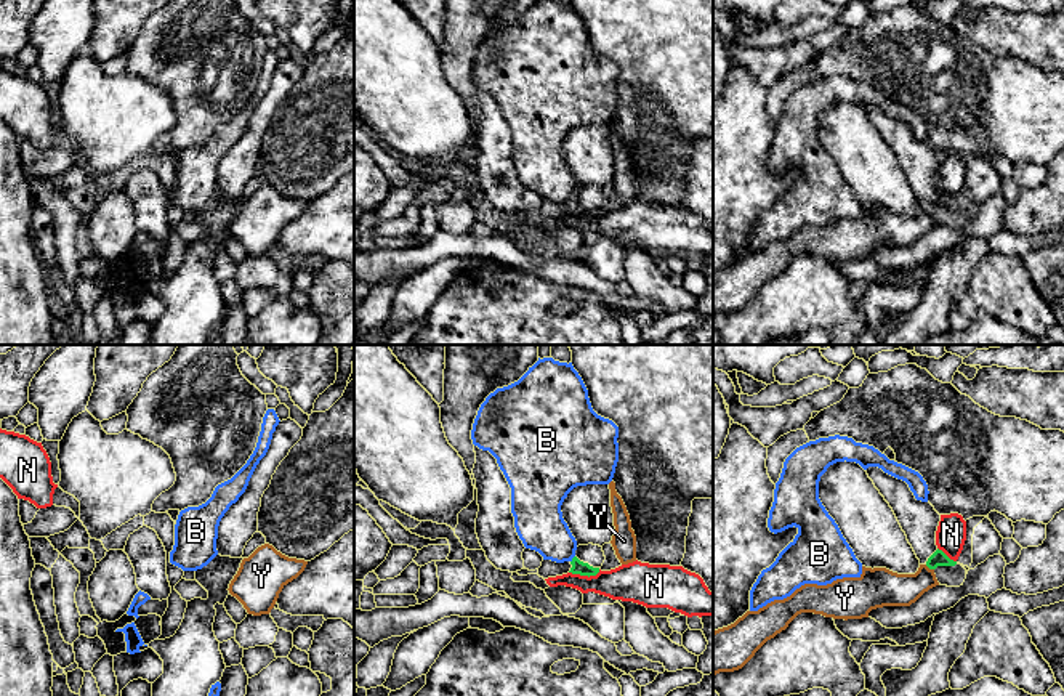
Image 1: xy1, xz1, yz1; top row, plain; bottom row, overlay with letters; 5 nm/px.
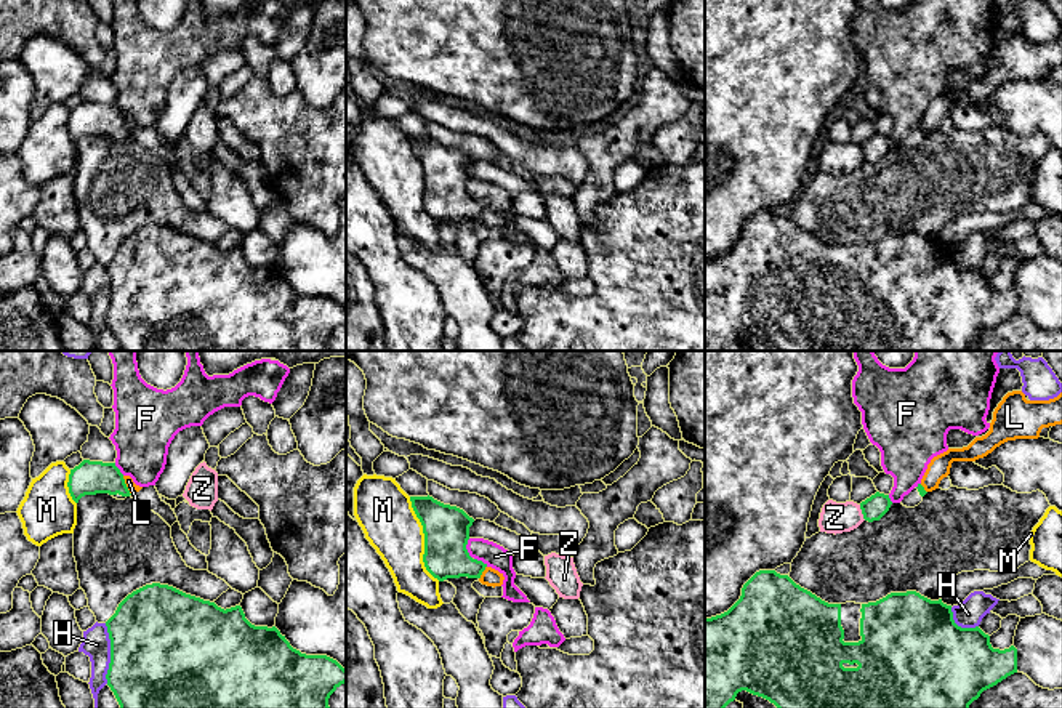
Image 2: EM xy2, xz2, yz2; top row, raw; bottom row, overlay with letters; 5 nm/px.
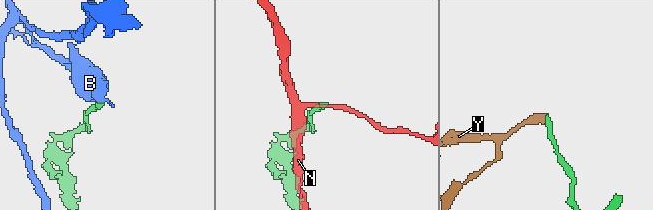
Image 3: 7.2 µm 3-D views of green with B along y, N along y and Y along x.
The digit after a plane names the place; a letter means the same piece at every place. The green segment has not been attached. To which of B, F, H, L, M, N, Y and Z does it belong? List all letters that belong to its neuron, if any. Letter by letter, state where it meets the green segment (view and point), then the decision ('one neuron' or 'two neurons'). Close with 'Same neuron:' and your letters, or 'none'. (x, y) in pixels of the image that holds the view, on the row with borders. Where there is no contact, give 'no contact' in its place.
B: xz1 (572, 558) | two neurons
F: xz2 (465, 548) | two neurons
H: xy2 (111, 654) | two neurons
L: xy2 (125, 486) | two neurons
M: xz2 (425, 540) | two neurons
N: xz1 (584, 574) | two neurons
Y: yz1 (930, 568) | two neurons
Z: yz2 (862, 513) | two neurons
Same neuron: none

